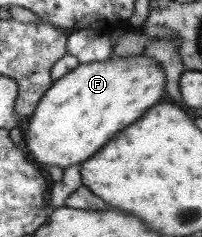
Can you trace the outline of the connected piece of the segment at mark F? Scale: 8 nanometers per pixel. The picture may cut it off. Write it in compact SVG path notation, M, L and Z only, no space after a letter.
M147 55L111 57L103 62L78 64L61 78L52 81L30 114L29 124L23 136L29 160L39 167L58 166L62 170L71 164L87 160L91 154L95 154L95 150L99 150L107 140L111 140L119 130L123 130L123 126L133 124L137 118L141 118L141 114L147 108L161 102L165 98L163 84L165 84L163 69Z

